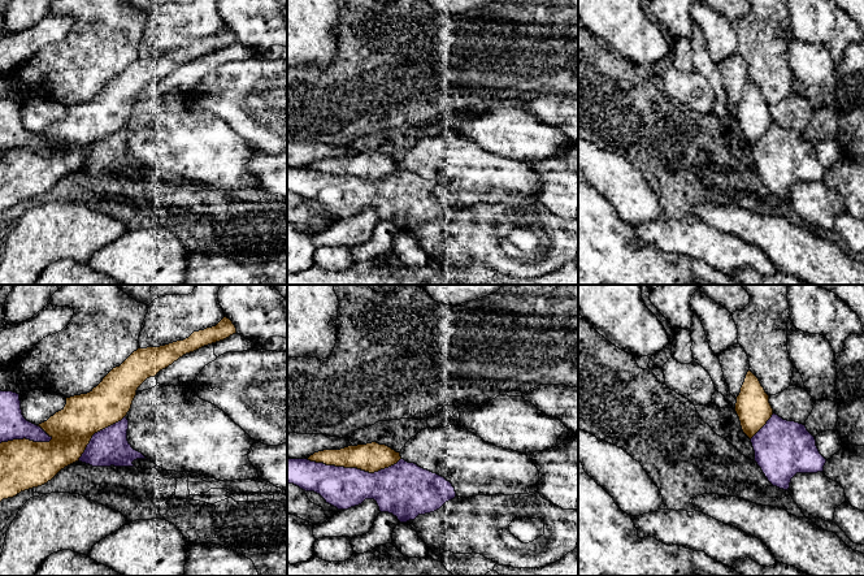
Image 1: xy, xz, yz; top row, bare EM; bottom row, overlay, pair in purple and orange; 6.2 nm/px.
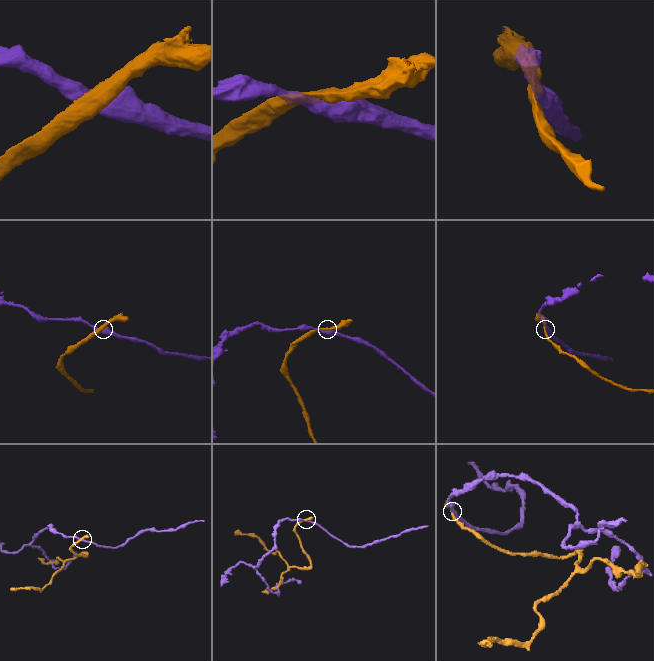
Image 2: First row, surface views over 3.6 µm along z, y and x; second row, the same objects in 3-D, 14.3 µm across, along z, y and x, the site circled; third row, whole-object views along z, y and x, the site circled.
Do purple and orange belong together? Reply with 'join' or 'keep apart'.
keep apart

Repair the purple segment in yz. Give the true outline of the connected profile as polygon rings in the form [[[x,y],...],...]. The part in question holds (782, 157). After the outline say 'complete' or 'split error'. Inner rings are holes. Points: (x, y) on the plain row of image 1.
[[[776,122],[751,147],[751,152],[755,170],[768,190],[783,199],[789,199],[796,182],[822,181],[826,172],[806,134]]]; complete

